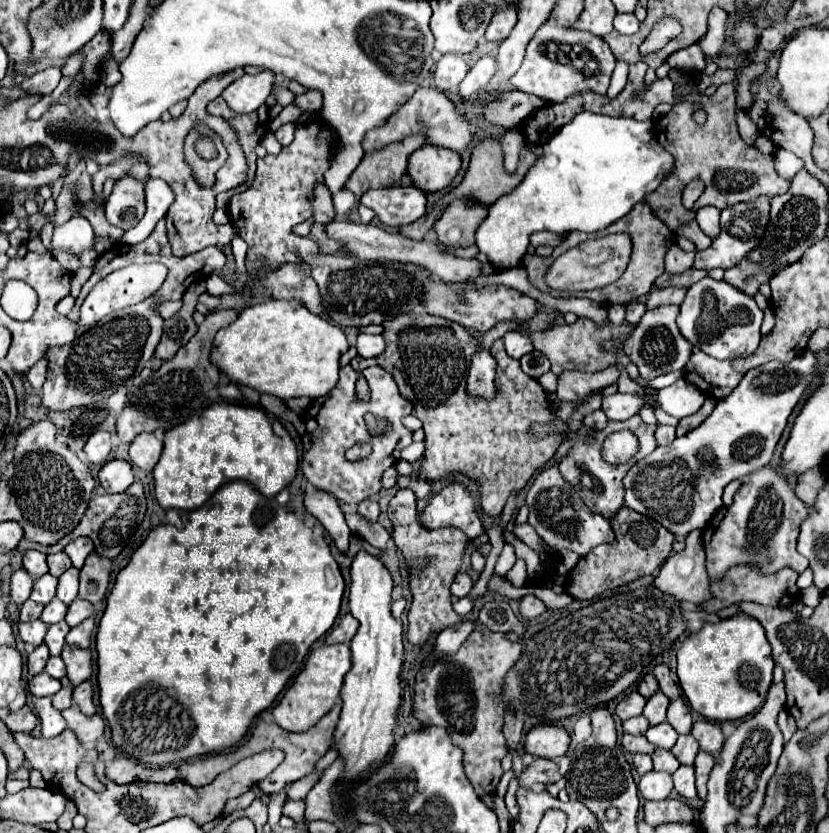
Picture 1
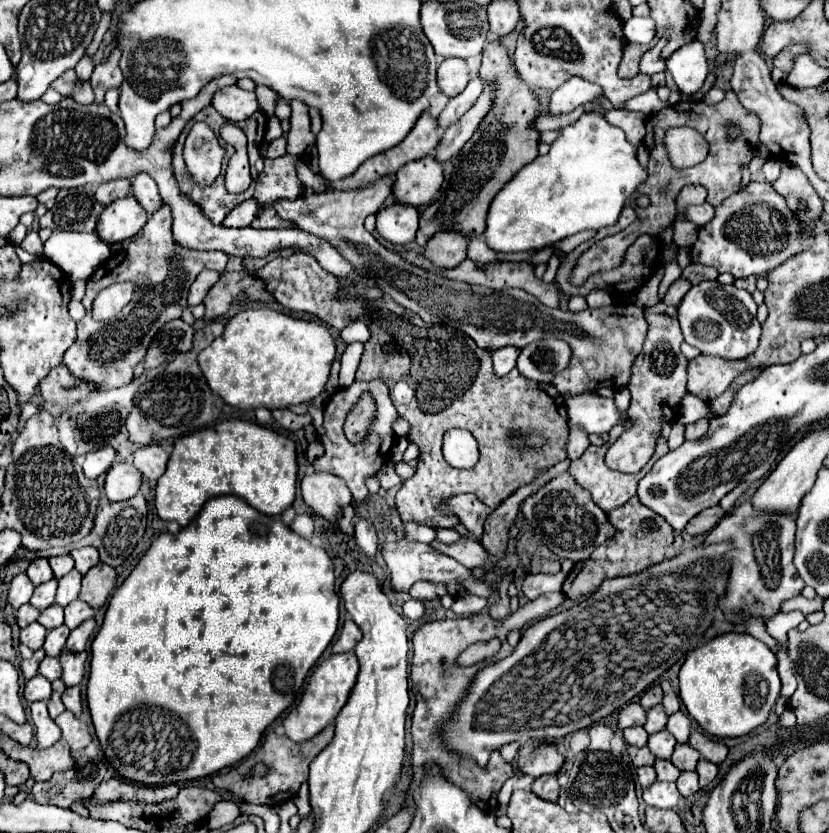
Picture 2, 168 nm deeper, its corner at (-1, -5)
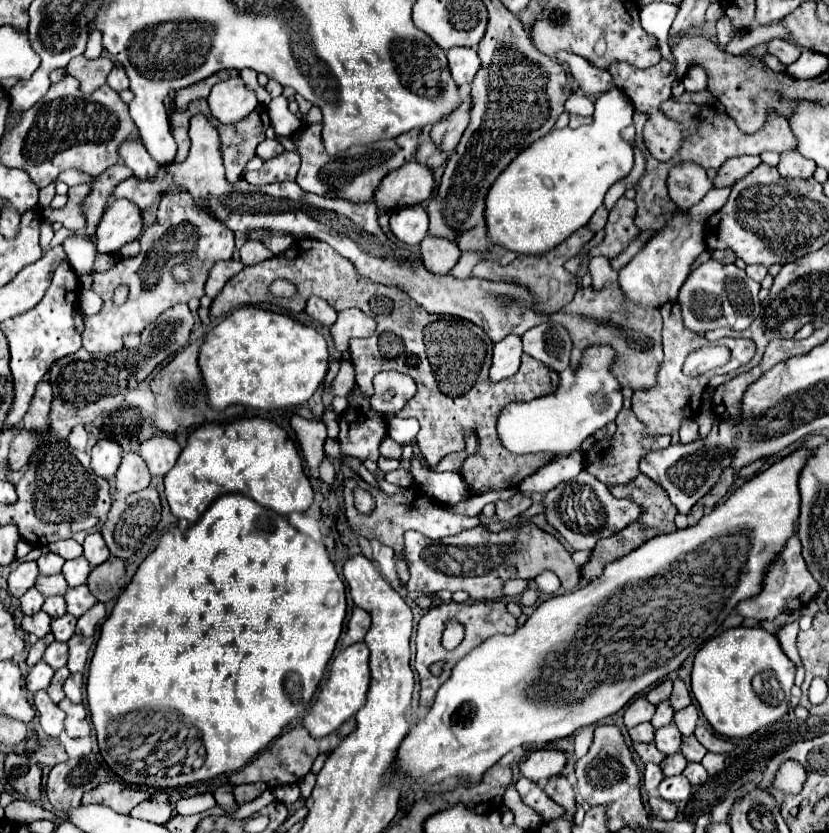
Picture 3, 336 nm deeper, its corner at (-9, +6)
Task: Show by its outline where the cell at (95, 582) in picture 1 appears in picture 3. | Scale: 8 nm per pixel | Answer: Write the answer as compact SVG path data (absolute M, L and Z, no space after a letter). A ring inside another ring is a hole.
M108 557L108 561L94 567L88 577L88 587L92 595L102 603L116 599L120 595L120 587L122 587L120 579L124 573L126 573L124 561L120 561L118 557Z

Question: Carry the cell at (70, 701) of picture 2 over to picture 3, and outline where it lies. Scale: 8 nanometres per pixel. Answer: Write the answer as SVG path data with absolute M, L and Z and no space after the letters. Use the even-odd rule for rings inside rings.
M74 673L64 683L64 693L70 701L82 703L82 673Z

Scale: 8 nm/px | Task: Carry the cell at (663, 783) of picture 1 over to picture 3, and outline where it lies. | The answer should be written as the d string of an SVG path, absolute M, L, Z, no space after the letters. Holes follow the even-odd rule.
M684 775L664 777L658 791L660 791L662 799L666 799L670 803L680 803L690 797L690 781Z

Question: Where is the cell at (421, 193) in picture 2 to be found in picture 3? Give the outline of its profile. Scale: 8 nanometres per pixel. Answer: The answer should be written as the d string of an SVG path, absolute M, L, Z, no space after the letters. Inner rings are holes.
M410 161L384 177L374 193L374 199L378 209L394 211L422 203L430 197L432 187L432 169L424 169L424 165L416 165L416 161Z

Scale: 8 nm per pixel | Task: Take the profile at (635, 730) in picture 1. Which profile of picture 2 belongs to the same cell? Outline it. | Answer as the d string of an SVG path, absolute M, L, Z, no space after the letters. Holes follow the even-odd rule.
M632 726L632 728L624 730L624 738L632 746L644 746L648 740L648 732L642 726Z

